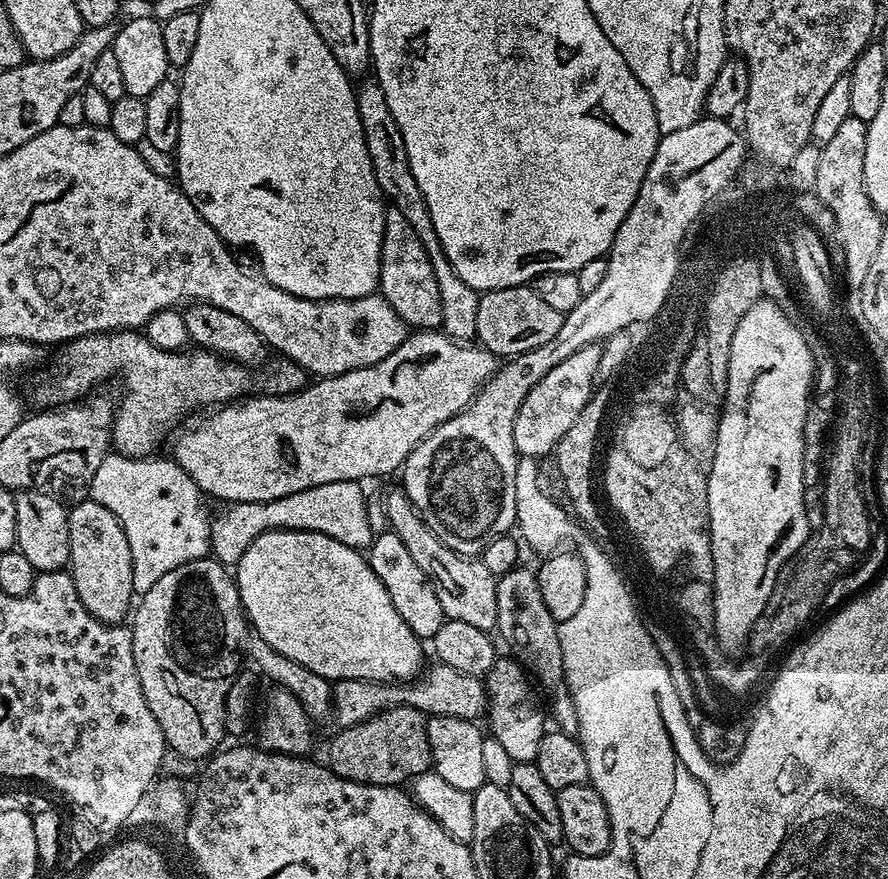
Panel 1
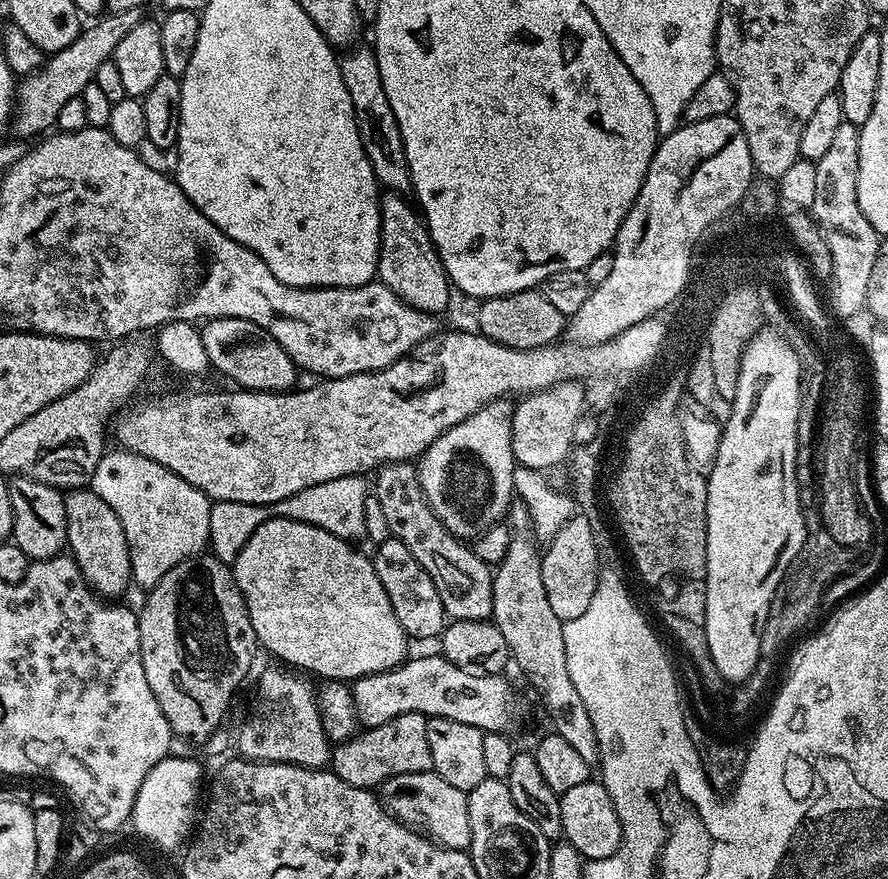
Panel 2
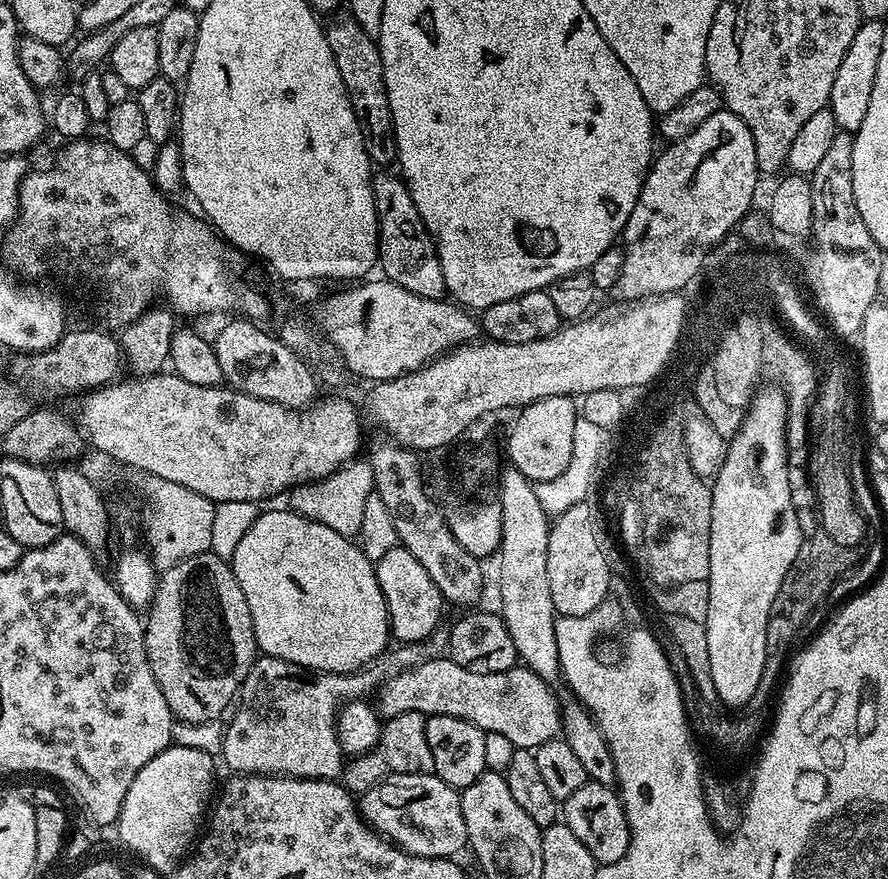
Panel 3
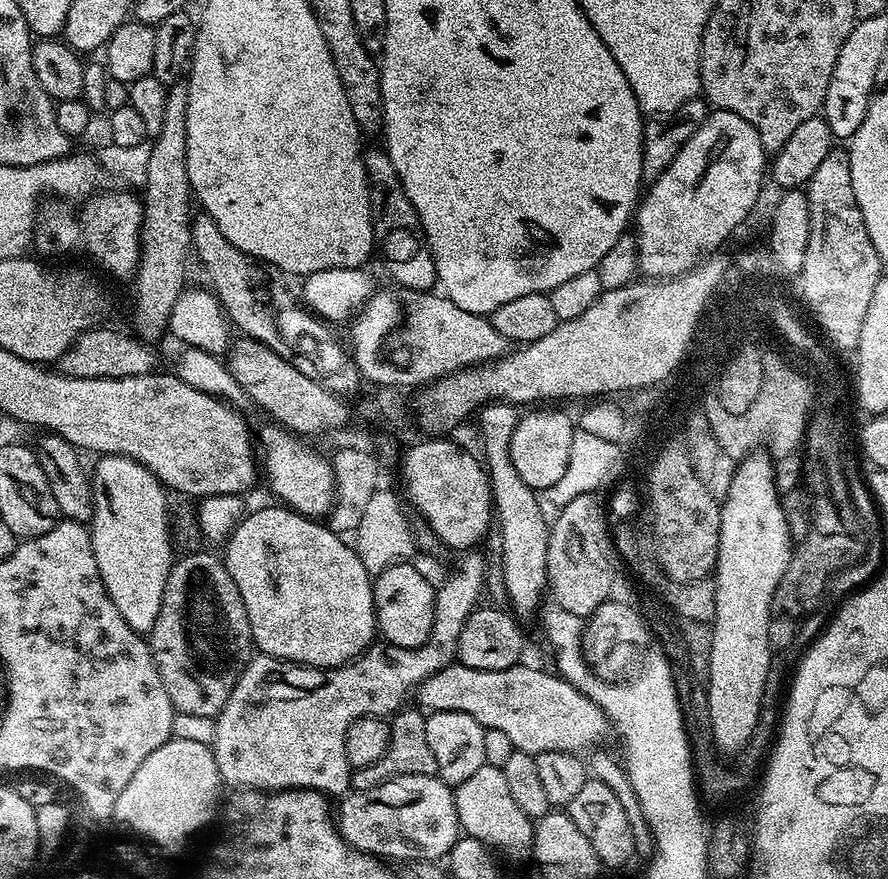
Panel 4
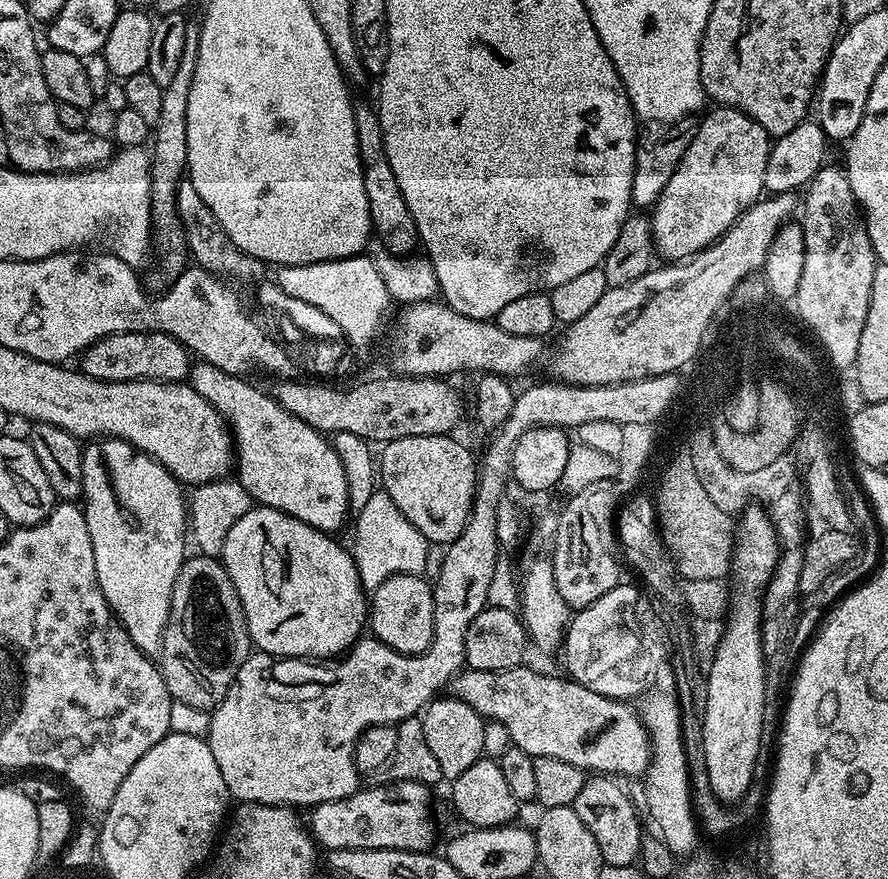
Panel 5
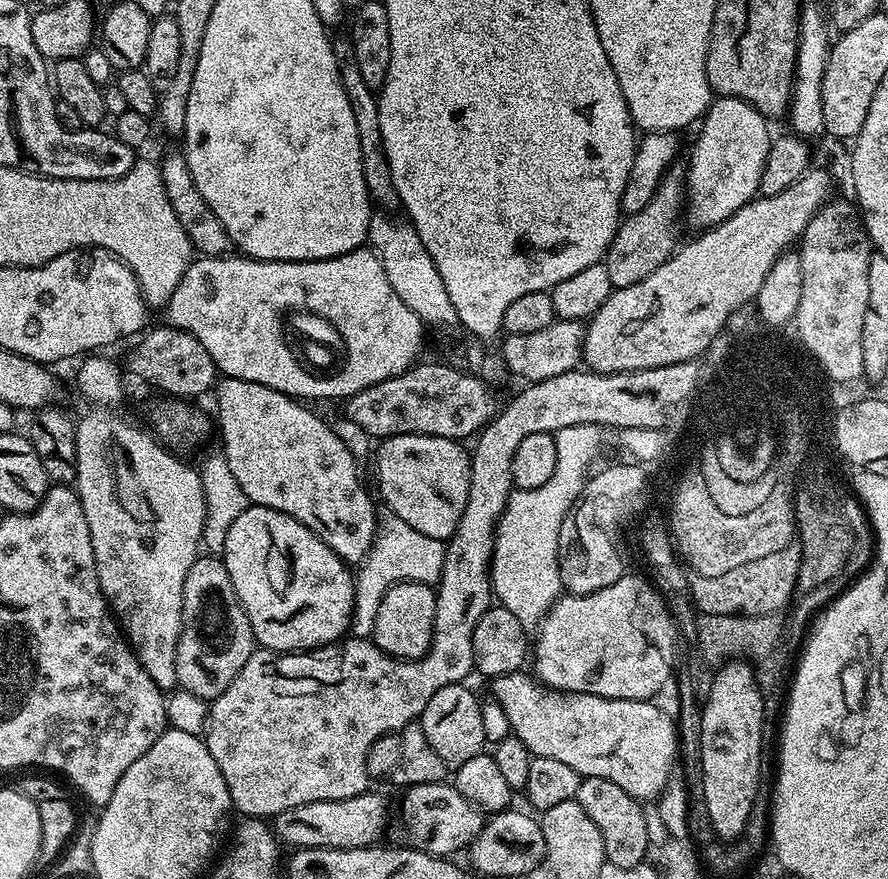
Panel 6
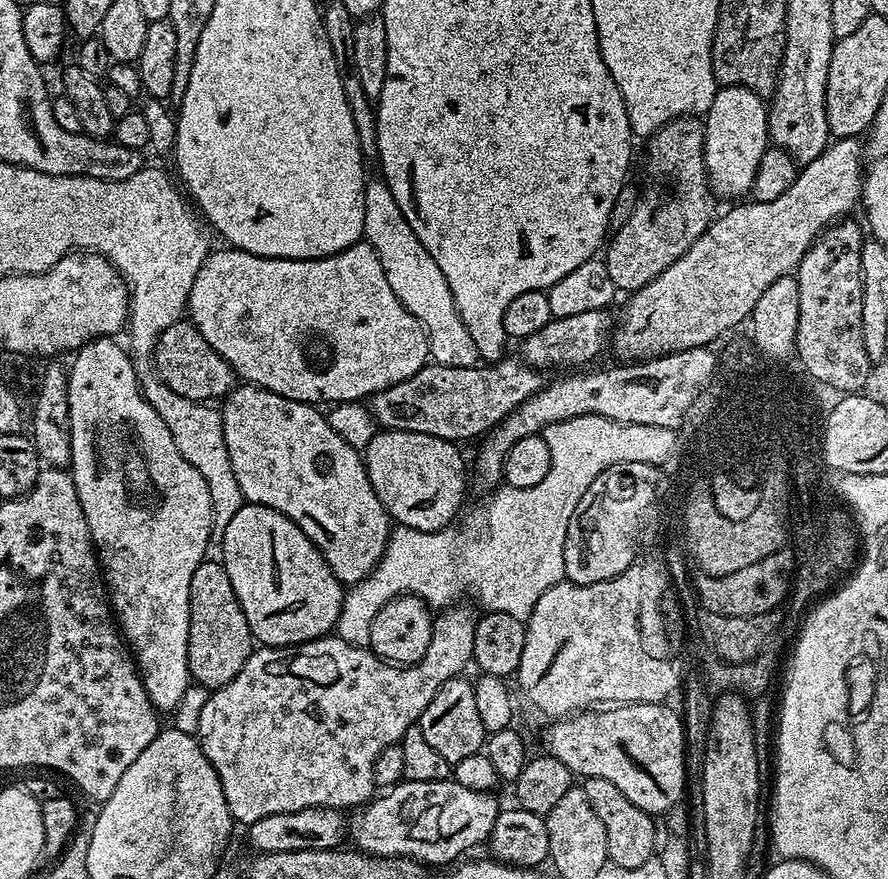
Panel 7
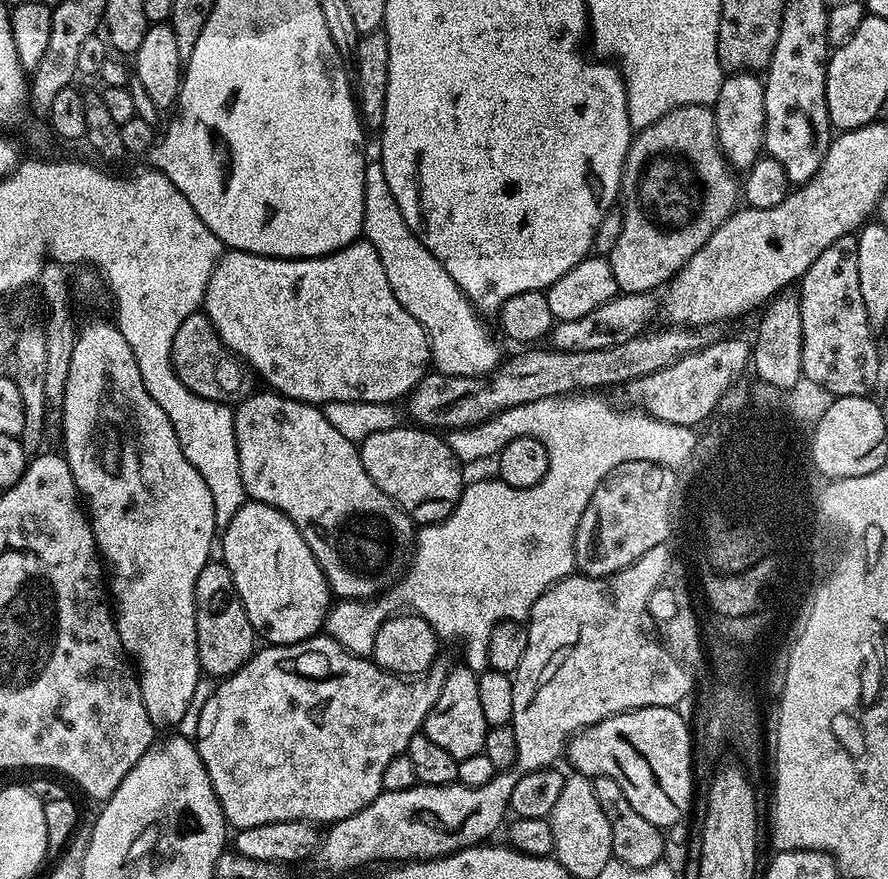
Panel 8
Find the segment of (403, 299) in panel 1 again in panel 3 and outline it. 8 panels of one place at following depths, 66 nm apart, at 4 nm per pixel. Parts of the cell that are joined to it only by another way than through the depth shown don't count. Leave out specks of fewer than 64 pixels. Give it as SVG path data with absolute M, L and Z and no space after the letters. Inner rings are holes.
M380 170L372 177L372 193L374 194L374 210L376 211L376 221L378 222L378 242L380 243L380 250L378 253L378 268L387 279L392 280L398 286L402 286L402 290L410 290L410 294L418 294L422 298L434 298L435 300L443 300L446 296L446 289L444 287L444 279L442 278L442 266L440 265L440 259L436 253L436 243L432 240L432 235L426 230L426 222L422 218L422 214L418 214L418 206L414 206L414 198L410 194L407 183L399 175L393 174L391 171Z

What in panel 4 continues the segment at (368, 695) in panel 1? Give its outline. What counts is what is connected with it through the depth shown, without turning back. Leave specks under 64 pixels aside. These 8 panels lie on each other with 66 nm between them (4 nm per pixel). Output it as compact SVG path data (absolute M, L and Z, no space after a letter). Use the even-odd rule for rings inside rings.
M459 662L447 664L420 684L414 693L415 703L428 712L458 710L462 714L470 714L485 729L502 730L502 734L510 738L513 749L522 752L535 754L546 750L562 750L580 754L583 748L592 750L603 745L600 743L607 738L608 732L610 736L610 725L604 711L555 671L543 672L540 668L527 668L526 664L521 662L515 668L506 670L474 670Z

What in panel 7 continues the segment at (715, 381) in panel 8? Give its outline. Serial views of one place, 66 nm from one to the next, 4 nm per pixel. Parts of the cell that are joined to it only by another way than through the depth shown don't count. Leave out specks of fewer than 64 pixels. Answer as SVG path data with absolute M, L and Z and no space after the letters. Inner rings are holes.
M705 346L702 348L691 348L690 350L682 350L681 352L672 352L668 356L653 356L646 360L641 360L639 362L628 362L623 366L625 368L606 368L602 372L588 372L592 370L580 370L576 373L577 376L570 376L574 374L564 374L561 380L556 380L553 382L545 383L543 388L540 388L531 396L526 398L526 402L522 402L522 406L518 406L510 413L507 418L503 420L502 423L496 425L491 432L487 433L479 441L480 449L476 452L476 480L481 484L482 487L488 488L487 490L492 490L497 487L503 481L504 478L504 459L506 454L510 454L510 446L514 446L514 442L518 442L518 438L526 438L527 436L534 436L540 433L543 433L545 427L550 423L562 422L564 419L578 418L579 415L600 415L602 418L612 419L613 422L618 424L637 424L638 426L658 426L675 429L685 420L687 411L690 409L690 406L694 401L697 400L698 395L703 392L712 380L712 376L716 374L718 356L715 352L712 353L713 349L711 347Z

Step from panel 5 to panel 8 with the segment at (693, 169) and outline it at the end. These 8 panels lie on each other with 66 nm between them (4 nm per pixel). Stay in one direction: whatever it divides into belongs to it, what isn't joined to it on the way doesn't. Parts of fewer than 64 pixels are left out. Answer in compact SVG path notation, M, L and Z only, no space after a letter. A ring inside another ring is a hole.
M739 70L725 75L714 111L716 113L716 133L720 148L724 151L724 159L733 169L751 168L764 147L766 106L764 105L763 79L757 73Z

